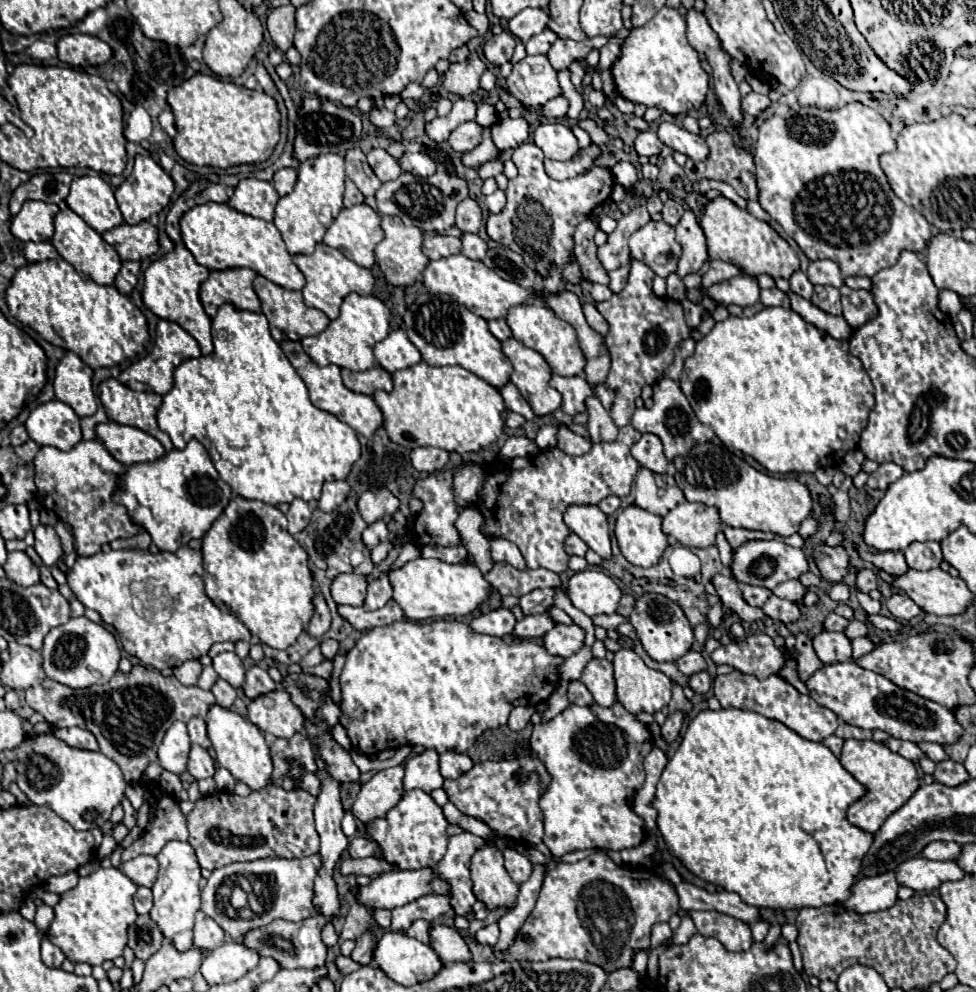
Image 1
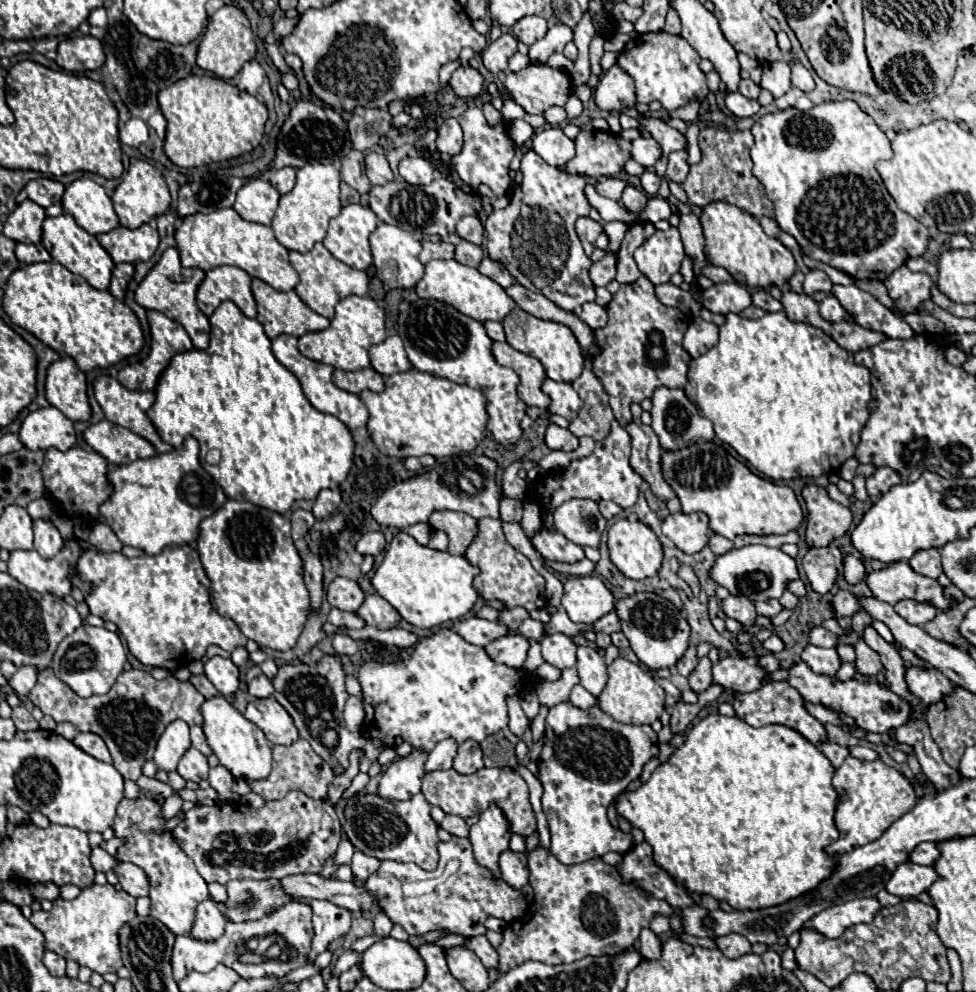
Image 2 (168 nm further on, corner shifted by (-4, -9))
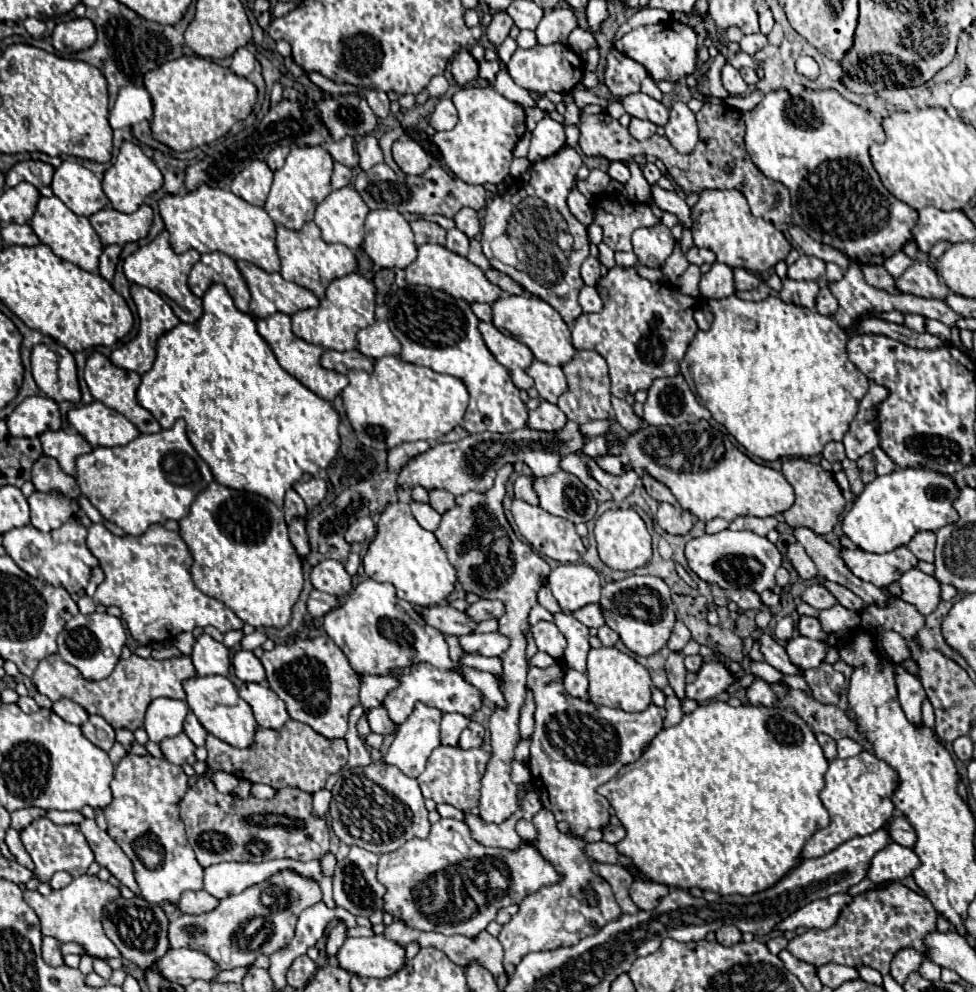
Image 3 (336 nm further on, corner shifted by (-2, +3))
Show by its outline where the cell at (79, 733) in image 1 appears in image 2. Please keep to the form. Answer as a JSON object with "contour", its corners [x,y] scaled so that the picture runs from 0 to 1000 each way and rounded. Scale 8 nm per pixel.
{"contour":[[[88,738],[88,740],[78,740],[78,744],[74,746],[82,756],[86,756],[88,760],[92,760],[92,762],[96,762],[96,764],[100,764],[100,766],[105,766],[105,768],[115,768],[115,764],[113,764],[113,758],[111,758],[111,754],[109,754],[109,750],[107,750],[107,746],[102,744],[102,742],[98,742],[98,740],[94,740],[94,738]]]}

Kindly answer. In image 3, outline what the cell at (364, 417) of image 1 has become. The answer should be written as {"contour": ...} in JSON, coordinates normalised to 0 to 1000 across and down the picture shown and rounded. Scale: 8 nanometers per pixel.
{"contour":[[[283,315],[283,317],[275,319],[275,321],[262,321],[262,319],[258,319],[258,321],[262,325],[264,337],[275,345],[275,349],[283,357],[285,367],[297,379],[301,379],[314,391],[318,391],[322,397],[326,397],[332,403],[342,403],[350,395],[350,391],[355,391],[357,383],[355,383],[352,377],[342,375],[342,373],[334,373],[334,371],[328,369],[328,357],[332,355],[332,351],[330,349],[324,349],[324,347],[318,347],[318,345],[314,345],[314,343],[309,343],[309,341],[305,341],[305,339],[299,337],[299,333],[297,333],[297,319],[295,317]]]}

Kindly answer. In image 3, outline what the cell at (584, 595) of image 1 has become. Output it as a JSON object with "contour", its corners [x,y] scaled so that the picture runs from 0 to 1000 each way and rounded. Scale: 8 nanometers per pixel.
{"contour":[[[574,569],[561,579],[561,593],[576,615],[592,615],[615,605],[615,583],[602,569]]]}

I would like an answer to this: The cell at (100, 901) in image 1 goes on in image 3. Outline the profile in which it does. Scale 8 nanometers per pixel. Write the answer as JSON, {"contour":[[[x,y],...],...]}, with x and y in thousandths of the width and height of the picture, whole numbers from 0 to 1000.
{"contour":[[[90,881],[76,885],[68,895],[53,897],[49,903],[43,903],[39,897],[25,897],[25,907],[41,925],[45,944],[55,944],[64,952],[66,950],[80,950],[96,966],[123,964],[121,956],[105,940],[105,929],[102,929],[105,911],[111,911],[113,907],[119,907],[121,903],[123,903],[123,897],[119,893],[115,893],[113,889],[100,887],[100,883],[90,883]]]}

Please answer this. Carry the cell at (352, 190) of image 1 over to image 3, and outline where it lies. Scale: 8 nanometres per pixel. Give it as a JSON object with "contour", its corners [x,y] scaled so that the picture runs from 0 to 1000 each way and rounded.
{"contour":[[[342,163],[342,175],[340,175],[340,190],[346,192],[346,190],[352,190],[361,183],[361,173],[357,167],[348,165],[348,163]]]}

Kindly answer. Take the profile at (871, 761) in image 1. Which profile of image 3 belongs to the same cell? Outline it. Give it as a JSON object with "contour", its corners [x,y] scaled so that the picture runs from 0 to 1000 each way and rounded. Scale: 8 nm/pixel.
{"contour":[[[881,758],[879,762],[861,766],[857,764],[850,768],[850,774],[844,782],[844,796],[840,798],[840,806],[844,815],[850,819],[850,833],[834,839],[832,845],[824,851],[820,865],[838,865],[848,861],[850,857],[859,855],[871,845],[889,843],[902,837],[912,823],[916,823],[916,810],[912,806],[916,794],[920,792],[918,778],[904,766],[900,766],[891,758]]]}

